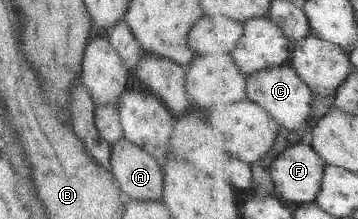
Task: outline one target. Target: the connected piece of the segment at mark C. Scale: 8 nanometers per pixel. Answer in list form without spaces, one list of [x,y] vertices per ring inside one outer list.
[[[290,64],[265,68],[247,76],[247,92],[249,100],[265,107],[281,127],[301,132],[301,140],[309,141],[313,128],[309,122],[311,122],[315,93]]]

